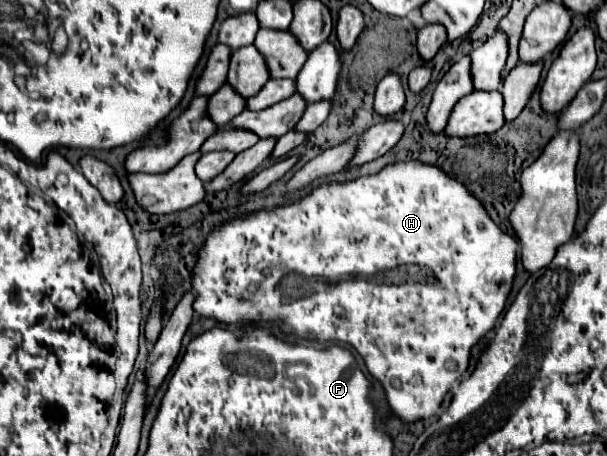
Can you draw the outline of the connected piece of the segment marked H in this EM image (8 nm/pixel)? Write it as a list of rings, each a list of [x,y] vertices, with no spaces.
[[[403,161],[403,163],[389,165],[371,177],[361,177],[361,179],[353,179],[347,183],[319,185],[309,195],[305,195],[297,201],[289,201],[283,207],[263,209],[263,211],[247,215],[243,219],[233,219],[233,221],[221,225],[219,229],[215,229],[207,237],[205,247],[199,251],[199,261],[193,269],[193,293],[195,293],[193,309],[203,317],[211,317],[211,319],[231,325],[231,327],[243,325],[243,323],[247,325],[247,323],[279,319],[283,323],[285,333],[353,345],[363,355],[369,373],[373,373],[373,377],[377,381],[381,381],[381,385],[385,387],[391,411],[397,417],[401,417],[403,421],[411,423],[415,419],[435,415],[445,393],[467,371],[471,347],[489,329],[493,329],[499,313],[505,307],[505,301],[507,301],[507,295],[511,291],[513,277],[515,277],[515,265],[517,265],[517,239],[503,233],[489,219],[481,201],[477,201],[473,195],[469,195],[469,191],[465,189],[463,183],[451,179],[435,165],[427,165],[421,161]]]

